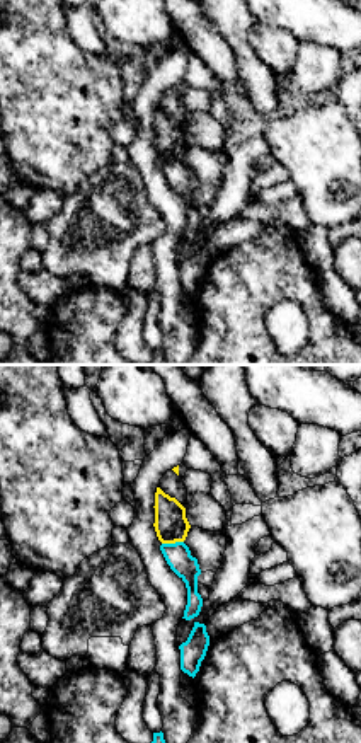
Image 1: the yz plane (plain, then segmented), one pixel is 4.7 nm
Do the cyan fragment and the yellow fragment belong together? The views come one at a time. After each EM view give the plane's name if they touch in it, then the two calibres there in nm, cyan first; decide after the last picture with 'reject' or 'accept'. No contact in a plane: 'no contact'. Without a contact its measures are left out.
yz | 120/160 nm

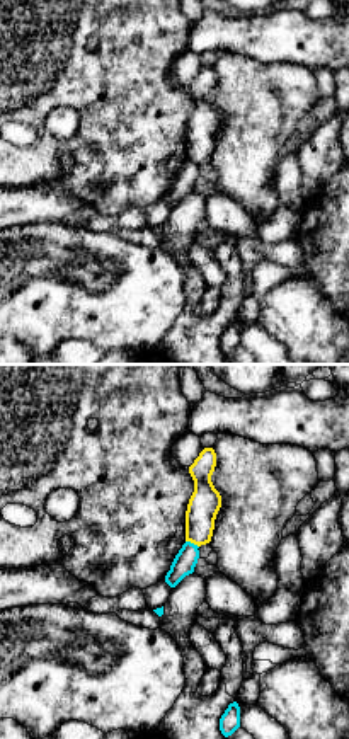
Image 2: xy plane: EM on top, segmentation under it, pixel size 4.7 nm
xy | 110/150 nm

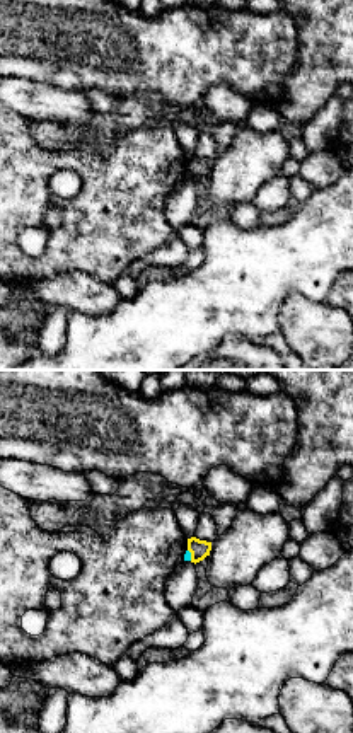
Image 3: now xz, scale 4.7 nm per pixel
xz | 30/90 nm

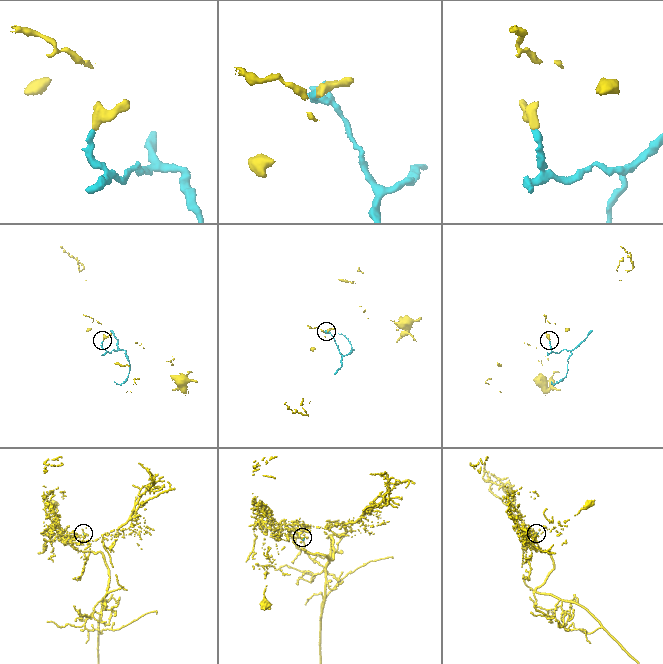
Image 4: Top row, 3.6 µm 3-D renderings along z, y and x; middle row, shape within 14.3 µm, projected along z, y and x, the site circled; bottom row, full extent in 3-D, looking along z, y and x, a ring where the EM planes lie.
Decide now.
reject

